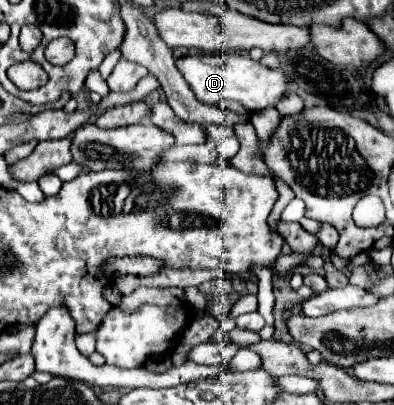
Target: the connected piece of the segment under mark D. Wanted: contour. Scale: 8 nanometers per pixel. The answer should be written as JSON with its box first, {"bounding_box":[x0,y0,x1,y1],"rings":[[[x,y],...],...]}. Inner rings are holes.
{"bounding_box":[177,54,289,114],"rings":[[[189,54],[177,60],[177,68],[203,104],[227,106],[229,102],[237,102],[253,114],[263,108],[275,108],[287,96],[289,76],[251,60],[247,54]]]}

